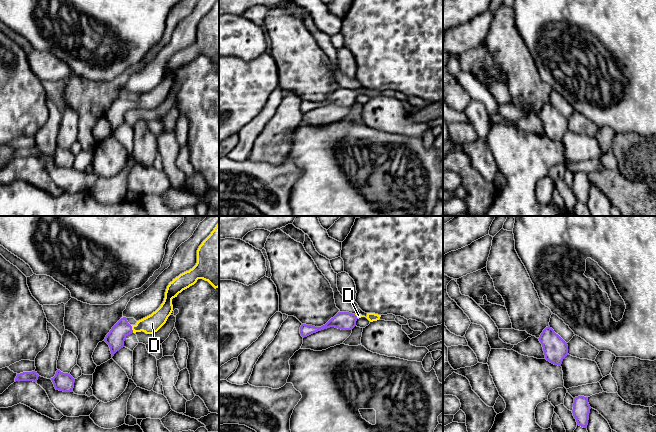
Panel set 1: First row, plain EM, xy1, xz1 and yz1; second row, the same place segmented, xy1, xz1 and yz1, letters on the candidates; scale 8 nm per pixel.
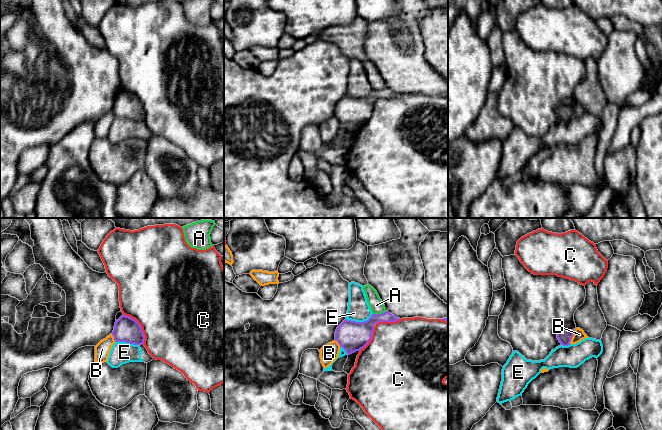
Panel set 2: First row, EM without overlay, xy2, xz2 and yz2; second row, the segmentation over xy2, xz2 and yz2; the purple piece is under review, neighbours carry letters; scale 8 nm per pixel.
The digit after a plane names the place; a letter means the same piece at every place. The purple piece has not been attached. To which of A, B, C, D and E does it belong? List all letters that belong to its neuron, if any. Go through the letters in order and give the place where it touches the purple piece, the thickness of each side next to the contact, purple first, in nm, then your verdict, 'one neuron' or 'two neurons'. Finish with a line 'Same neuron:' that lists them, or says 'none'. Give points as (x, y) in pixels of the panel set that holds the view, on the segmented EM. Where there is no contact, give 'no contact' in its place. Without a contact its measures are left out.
A: xz2 (379, 314) | 220/110 nm | two neurons
B: yz2 (572, 336) | 120/90 nm | two neurons
C: xy2 (140, 326) | 200/500 nm | two neurons
D: xy1 (131, 329) | 150/140 nm | one neuron
E: xz2 (359, 322) | 240/180 nm | two neurons
Same neuron: D

